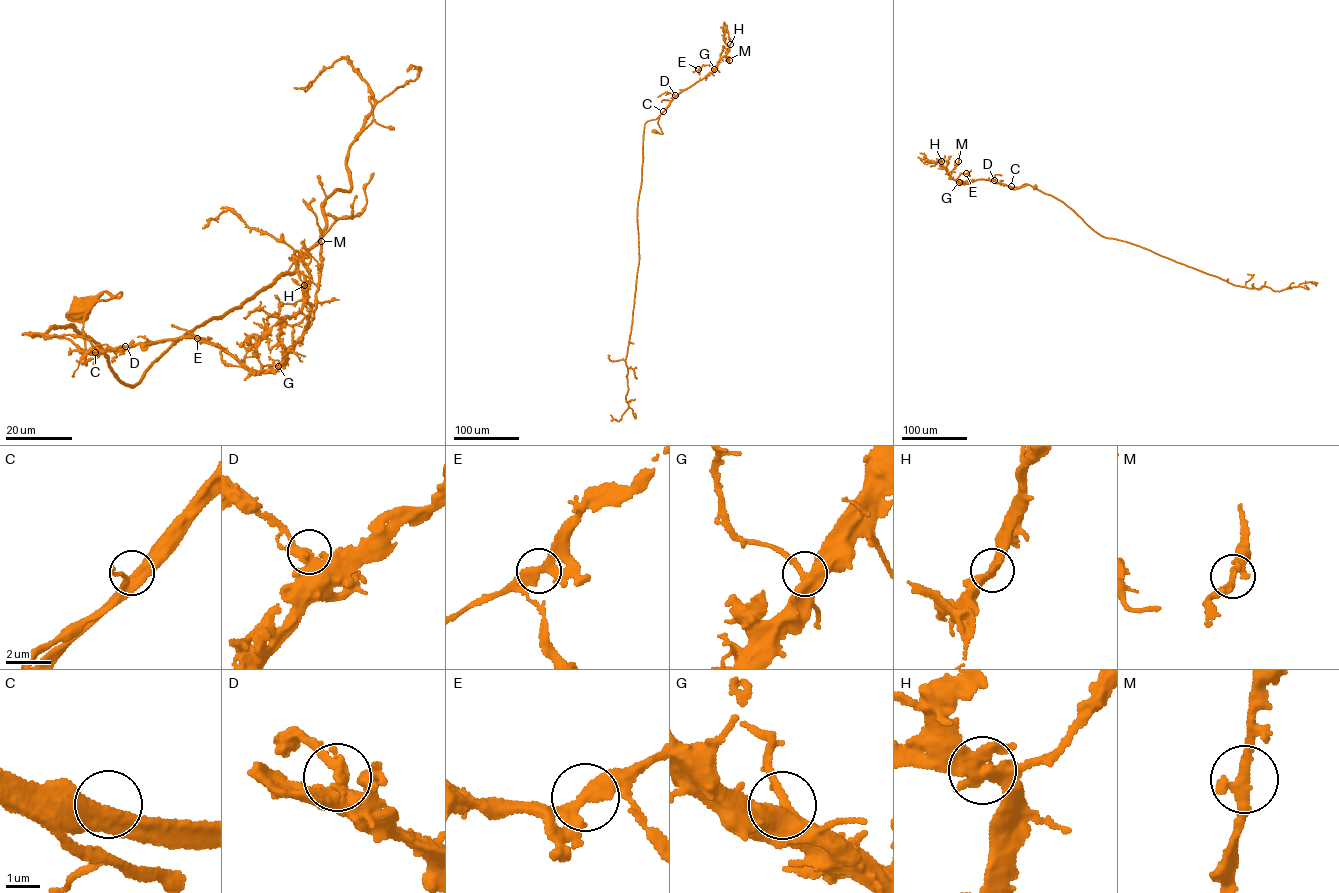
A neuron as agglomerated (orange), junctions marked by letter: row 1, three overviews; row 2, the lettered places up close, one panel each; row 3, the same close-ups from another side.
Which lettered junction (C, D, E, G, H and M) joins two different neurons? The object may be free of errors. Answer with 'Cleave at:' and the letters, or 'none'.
Cleave at: none

